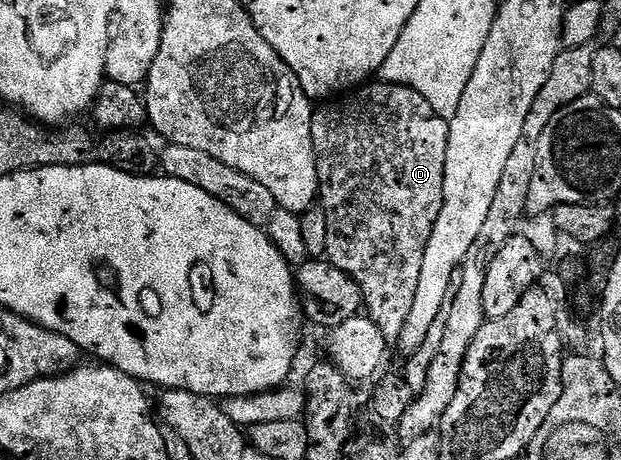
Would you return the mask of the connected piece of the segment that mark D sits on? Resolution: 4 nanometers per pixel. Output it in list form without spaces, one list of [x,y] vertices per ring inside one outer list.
[[[370,81],[357,89],[331,98],[317,108],[312,117],[312,145],[316,153],[316,169],[318,170],[318,193],[320,206],[327,215],[327,251],[325,258],[336,269],[348,273],[352,281],[360,287],[365,314],[374,322],[376,329],[387,341],[396,341],[404,329],[404,321],[408,321],[408,313],[412,313],[412,301],[416,298],[416,285],[420,282],[420,261],[424,261],[424,249],[428,249],[428,237],[432,237],[432,229],[436,225],[436,217],[440,217],[440,209],[444,205],[444,165],[448,153],[448,137],[450,124],[434,112],[432,105],[420,97],[411,87],[401,87],[395,83]]]

